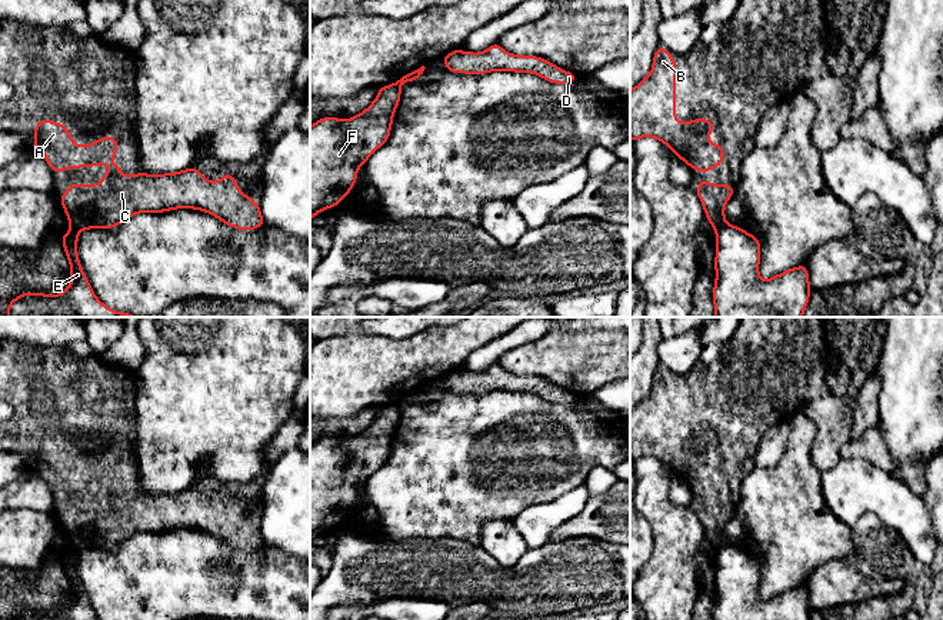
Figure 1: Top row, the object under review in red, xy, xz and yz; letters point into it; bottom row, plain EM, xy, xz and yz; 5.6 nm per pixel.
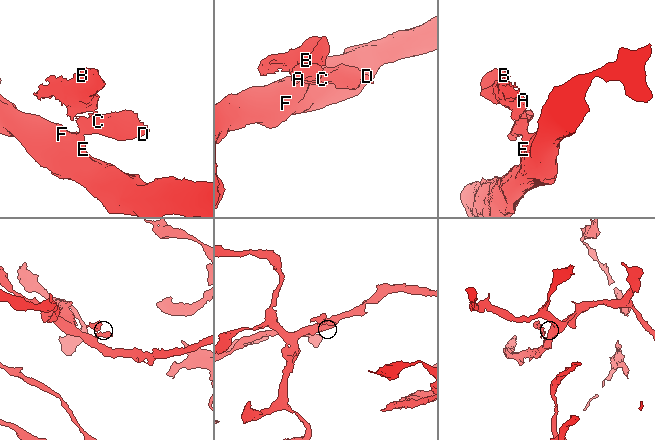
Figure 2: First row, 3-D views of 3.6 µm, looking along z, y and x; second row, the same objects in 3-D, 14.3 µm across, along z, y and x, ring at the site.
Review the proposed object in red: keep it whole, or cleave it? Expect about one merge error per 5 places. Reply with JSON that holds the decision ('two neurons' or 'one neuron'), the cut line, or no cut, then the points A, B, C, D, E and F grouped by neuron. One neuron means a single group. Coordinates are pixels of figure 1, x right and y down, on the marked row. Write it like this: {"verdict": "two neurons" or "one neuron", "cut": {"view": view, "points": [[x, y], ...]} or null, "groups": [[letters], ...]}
{"verdict": "two neurons", "cut": {"view": "yz", "points": [[727, 224], [716, 232]]}, "groups": [["A", "B", "C", "D"], ["E", "F"]]}

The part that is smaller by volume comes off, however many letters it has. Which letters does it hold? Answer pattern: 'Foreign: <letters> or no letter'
Foreign: A, B, C, D

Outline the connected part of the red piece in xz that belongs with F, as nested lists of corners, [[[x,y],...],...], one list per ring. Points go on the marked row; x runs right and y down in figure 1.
[[[396,84],[380,87],[377,93],[373,103],[354,117],[323,117],[310,126],[310,221],[350,193],[357,180],[357,169],[366,166],[369,156],[387,141],[401,93]]]

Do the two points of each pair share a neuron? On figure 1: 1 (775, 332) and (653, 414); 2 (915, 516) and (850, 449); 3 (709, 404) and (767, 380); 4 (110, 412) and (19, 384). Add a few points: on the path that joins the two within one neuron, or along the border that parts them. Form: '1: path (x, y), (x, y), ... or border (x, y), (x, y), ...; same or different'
1: path (745, 362), (707, 399), (683, 403); same
2: border (842, 457), (865, 459), (890, 473); different
3: path (723, 396), (739, 394), (753, 384); same
4: path (87, 397), (56, 397), (42, 384); same

